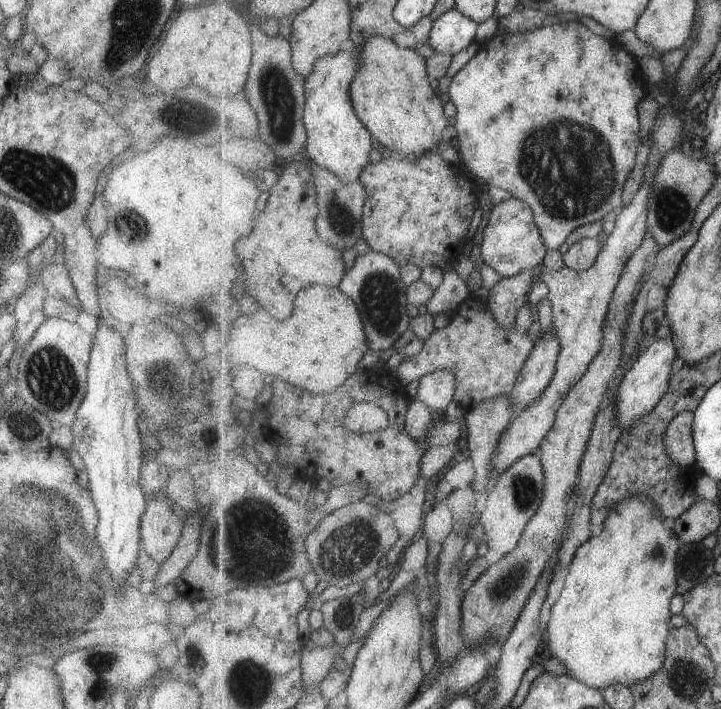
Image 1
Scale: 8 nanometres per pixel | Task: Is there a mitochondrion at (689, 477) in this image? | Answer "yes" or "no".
no

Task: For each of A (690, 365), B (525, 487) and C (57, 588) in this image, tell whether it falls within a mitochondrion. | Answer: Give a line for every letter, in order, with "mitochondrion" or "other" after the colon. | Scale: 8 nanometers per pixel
A: other
B: mitochondrion
C: mitochondrion

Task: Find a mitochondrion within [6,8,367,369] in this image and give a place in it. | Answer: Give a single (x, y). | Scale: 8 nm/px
(274, 86)

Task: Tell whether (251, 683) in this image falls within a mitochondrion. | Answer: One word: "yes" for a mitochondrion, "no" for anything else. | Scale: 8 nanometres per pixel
yes

